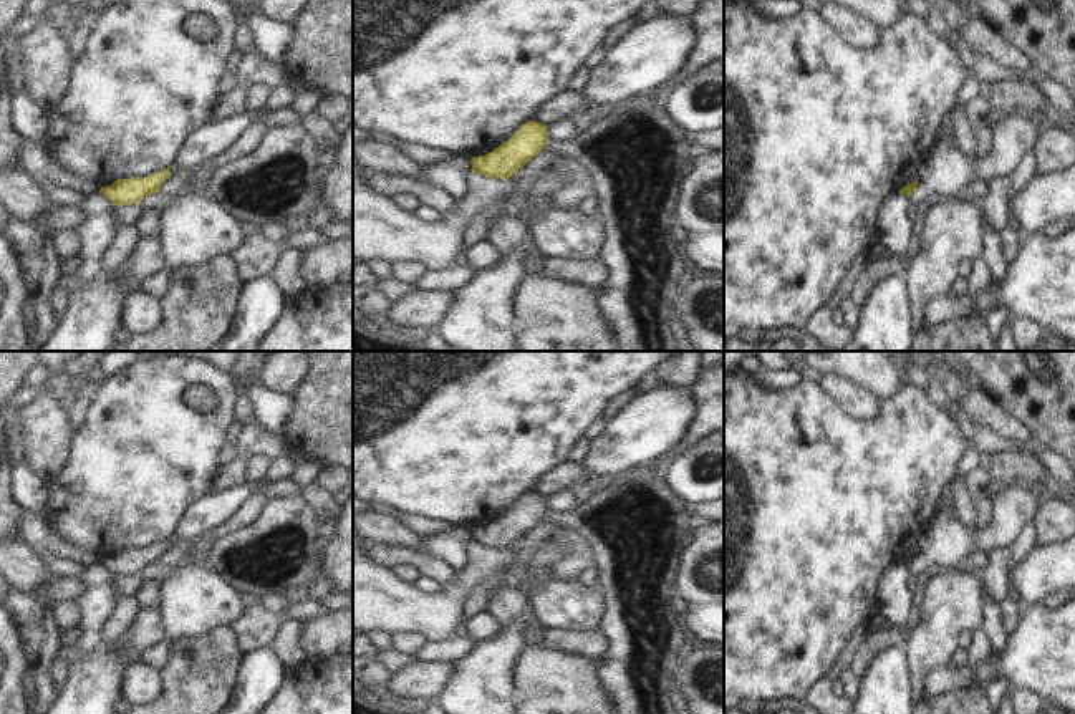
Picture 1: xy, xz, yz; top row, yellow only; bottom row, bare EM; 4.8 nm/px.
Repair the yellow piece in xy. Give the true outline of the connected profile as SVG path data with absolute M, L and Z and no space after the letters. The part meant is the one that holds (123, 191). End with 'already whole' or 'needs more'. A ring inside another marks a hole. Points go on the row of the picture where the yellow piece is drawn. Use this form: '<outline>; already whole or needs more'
M169 167L146 177L118 179L111 186L101 187L103 194L114 205L133 205L151 194L159 192L161 186L171 177Z; already whole

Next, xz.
M535 119L528 121L522 124L509 141L495 147L492 152L472 157L472 172L507 181L548 142L547 126L537 123Z; already whole

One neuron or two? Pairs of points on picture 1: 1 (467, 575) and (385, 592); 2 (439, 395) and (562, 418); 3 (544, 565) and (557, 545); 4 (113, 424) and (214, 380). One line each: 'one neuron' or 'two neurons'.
1: one neuron
2: one neuron
3: one neuron
4: one neuron

